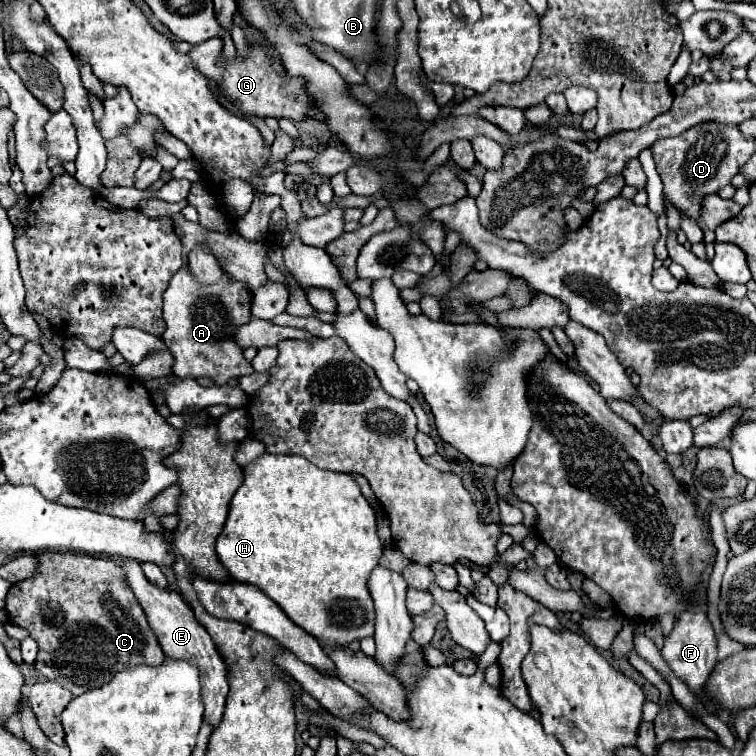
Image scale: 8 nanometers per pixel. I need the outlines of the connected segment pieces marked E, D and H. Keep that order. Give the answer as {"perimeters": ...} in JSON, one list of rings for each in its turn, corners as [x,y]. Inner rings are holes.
{"perimeters":[[[[125,560],[121,564],[123,572],[125,572],[125,580],[131,588],[131,592],[137,596],[137,602],[141,602],[141,608],[147,616],[149,628],[153,630],[155,638],[159,640],[165,656],[173,658],[173,660],[187,660],[191,664],[195,664],[197,668],[201,668],[201,704],[205,708],[203,712],[203,720],[211,726],[217,728],[223,716],[223,708],[225,708],[225,700],[227,700],[227,692],[229,692],[229,682],[227,682],[227,666],[223,662],[223,658],[219,656],[213,638],[209,636],[209,632],[195,620],[193,610],[189,608],[189,604],[181,598],[179,592],[169,590],[169,588],[157,588],[155,584],[151,584],[139,562],[135,560]]],[[[711,120],[709,124],[697,124],[697,128],[689,128],[689,132],[683,132],[681,136],[657,140],[651,150],[657,172],[663,180],[665,196],[677,210],[697,218],[701,200],[707,194],[715,194],[721,186],[729,184],[735,174],[739,174],[739,166],[745,164],[755,152],[755,140],[741,136],[739,124],[713,124]]],[[[265,452],[259,458],[255,458],[253,462],[249,462],[243,472],[245,472],[245,480],[243,480],[243,484],[239,486],[239,490],[235,492],[235,496],[231,500],[227,522],[223,526],[223,532],[217,538],[217,546],[215,546],[219,562],[225,566],[225,570],[239,582],[247,582],[247,584],[259,586],[271,600],[275,600],[281,606],[281,610],[295,624],[299,624],[303,630],[313,634],[323,644],[347,646],[351,640],[361,640],[365,636],[373,636],[375,612],[373,612],[373,600],[371,600],[369,590],[367,590],[367,578],[369,578],[371,570],[375,568],[375,564],[379,564],[379,558],[381,558],[381,552],[383,552],[383,544],[379,548],[375,512],[369,506],[369,502],[365,500],[365,496],[361,494],[357,482],[349,474],[321,470],[315,464],[311,464],[307,458],[301,458],[301,456],[273,456],[269,452]]]]}

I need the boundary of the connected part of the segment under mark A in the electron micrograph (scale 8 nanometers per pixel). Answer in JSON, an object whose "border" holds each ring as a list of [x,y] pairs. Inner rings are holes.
{"border":[[[183,264],[163,292],[163,316],[167,322],[163,342],[173,352],[171,372],[183,380],[207,376],[217,386],[227,384],[231,378],[251,374],[255,370],[253,364],[245,360],[243,348],[233,340],[233,332],[251,320],[251,298],[249,284],[235,280],[225,270],[217,284],[197,284],[189,272],[189,264]]]}

